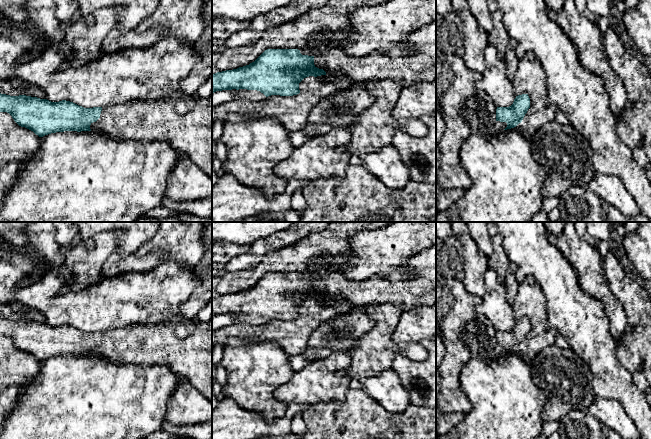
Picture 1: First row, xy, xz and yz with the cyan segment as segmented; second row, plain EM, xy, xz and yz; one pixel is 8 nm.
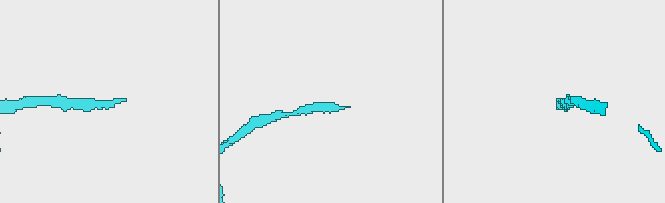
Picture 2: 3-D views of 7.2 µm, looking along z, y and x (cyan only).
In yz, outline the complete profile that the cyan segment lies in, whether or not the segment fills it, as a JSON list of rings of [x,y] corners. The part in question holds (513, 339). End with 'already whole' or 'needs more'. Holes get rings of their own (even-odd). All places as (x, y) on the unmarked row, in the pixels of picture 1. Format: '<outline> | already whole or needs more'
[[[528,318],[516,320],[513,328],[509,331],[497,331],[493,357],[498,358],[503,354],[516,351],[522,346],[529,332],[530,322]]] | needs more

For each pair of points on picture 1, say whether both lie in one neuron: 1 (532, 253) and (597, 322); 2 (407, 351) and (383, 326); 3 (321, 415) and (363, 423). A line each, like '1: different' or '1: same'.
1: same
2: same
3: same

